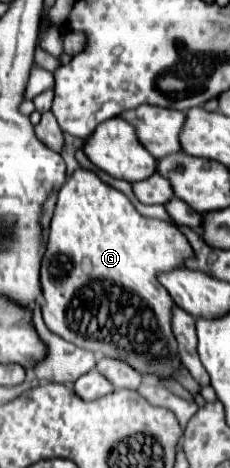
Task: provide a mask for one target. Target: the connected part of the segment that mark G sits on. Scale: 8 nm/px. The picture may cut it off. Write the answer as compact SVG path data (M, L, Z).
M77 168L59 192L41 260L43 320L51 332L75 346L119 358L141 374L169 378L171 372L181 366L181 360L171 332L173 300L157 282L157 272L181 266L191 254L193 250L187 238L173 222L143 218L123 192L105 184L95 172Z

